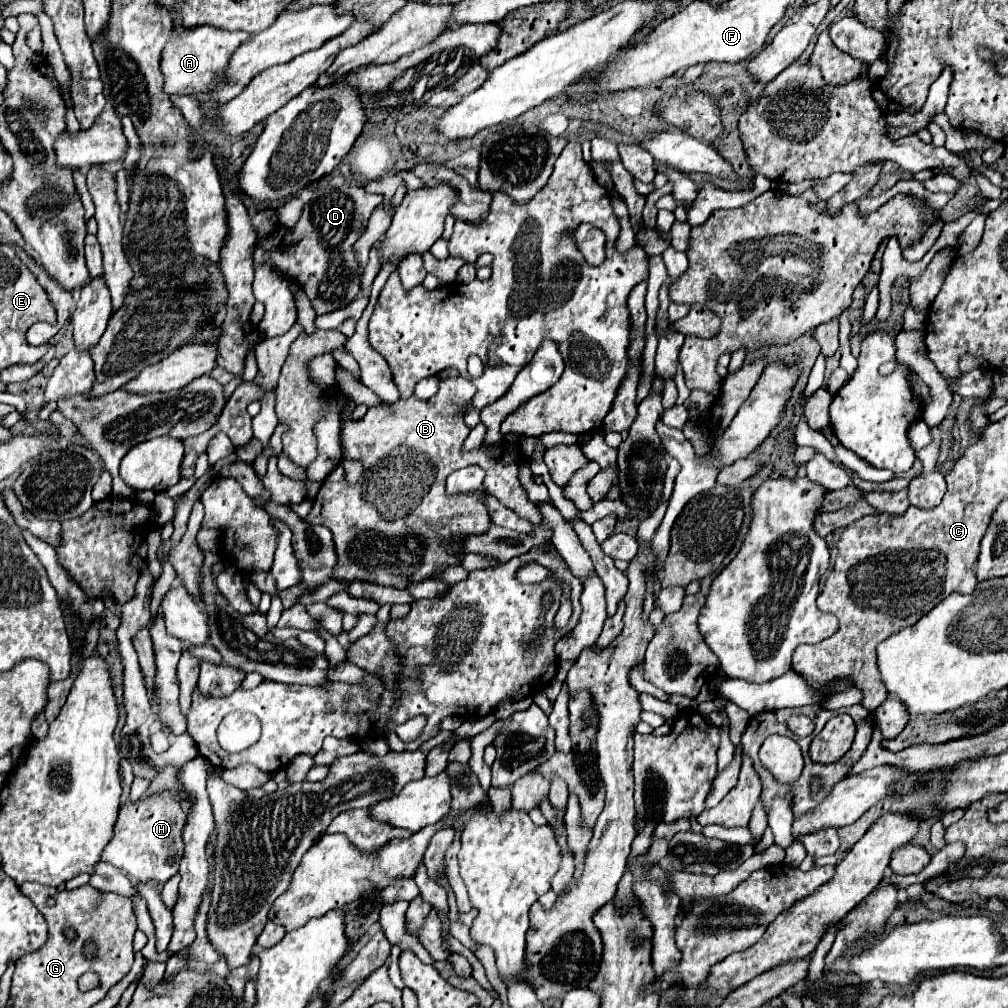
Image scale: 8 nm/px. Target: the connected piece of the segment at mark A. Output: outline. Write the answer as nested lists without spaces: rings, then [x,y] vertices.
[[[200,25],[190,33],[176,33],[162,51],[160,69],[164,75],[164,93],[168,95],[196,95],[208,93],[218,85],[218,75],[226,69],[232,51],[250,37],[244,31],[224,31],[212,25]]]

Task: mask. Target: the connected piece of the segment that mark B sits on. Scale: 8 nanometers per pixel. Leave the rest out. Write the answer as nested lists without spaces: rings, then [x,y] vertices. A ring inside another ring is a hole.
[[[442,379],[438,393],[426,401],[410,397],[406,401],[398,400],[388,407],[372,407],[367,410],[364,419],[350,421],[344,425],[342,445],[346,447],[346,457],[352,461],[360,461],[364,473],[358,483],[348,485],[344,469],[336,465],[332,473],[324,479],[320,499],[316,495],[312,511],[306,517],[306,523],[324,525],[334,535],[338,563],[332,579],[344,583],[360,579],[396,589],[406,589],[414,581],[430,579],[434,573],[442,573],[446,567],[458,565],[464,555],[464,551],[458,547],[464,535],[482,535],[492,525],[490,511],[484,499],[490,495],[504,497],[504,505],[512,509],[518,517],[530,521],[532,525],[540,525],[540,511],[536,511],[536,505],[528,501],[526,487],[522,487],[518,479],[518,469],[524,461],[524,453],[518,443],[512,445],[508,441],[502,441],[492,447],[478,447],[470,451],[462,449],[462,443],[470,433],[470,429],[464,425],[464,409],[466,403],[474,397],[474,393],[476,387],[470,379]],[[466,465],[480,465],[486,471],[484,485],[480,487],[480,491],[448,497],[444,491],[446,477]]]

